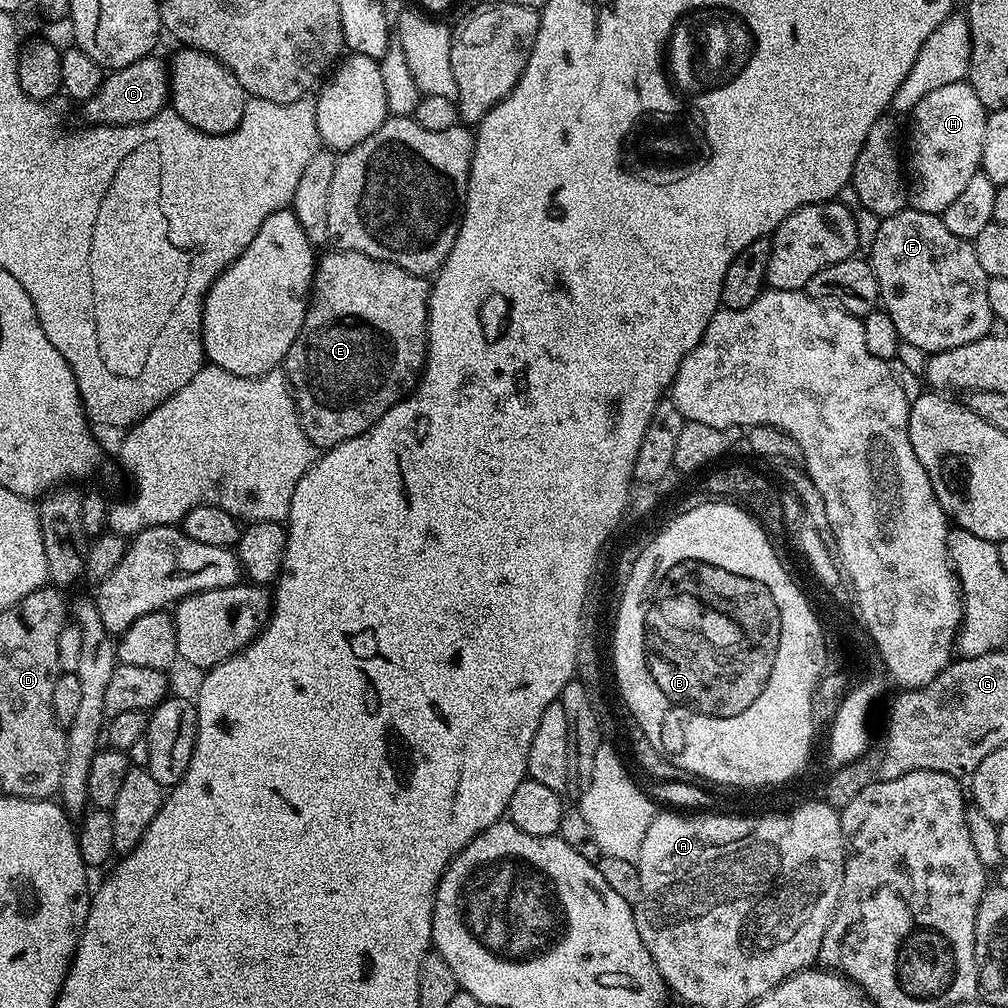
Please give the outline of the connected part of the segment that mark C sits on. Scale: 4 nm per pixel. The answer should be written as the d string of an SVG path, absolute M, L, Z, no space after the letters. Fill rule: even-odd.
M143 56L130 66L109 71L100 83L98 94L83 101L84 116L92 126L123 126L125 124L147 124L155 121L165 111L170 100L170 68L156 57Z

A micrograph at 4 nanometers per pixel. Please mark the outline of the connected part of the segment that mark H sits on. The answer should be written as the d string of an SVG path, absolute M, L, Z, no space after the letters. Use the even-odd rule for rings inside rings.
M964 80L938 86L917 102L910 113L912 137L906 140L906 168L910 173L906 187L911 207L943 214L946 206L970 186L970 178L980 171L988 113L971 84Z

